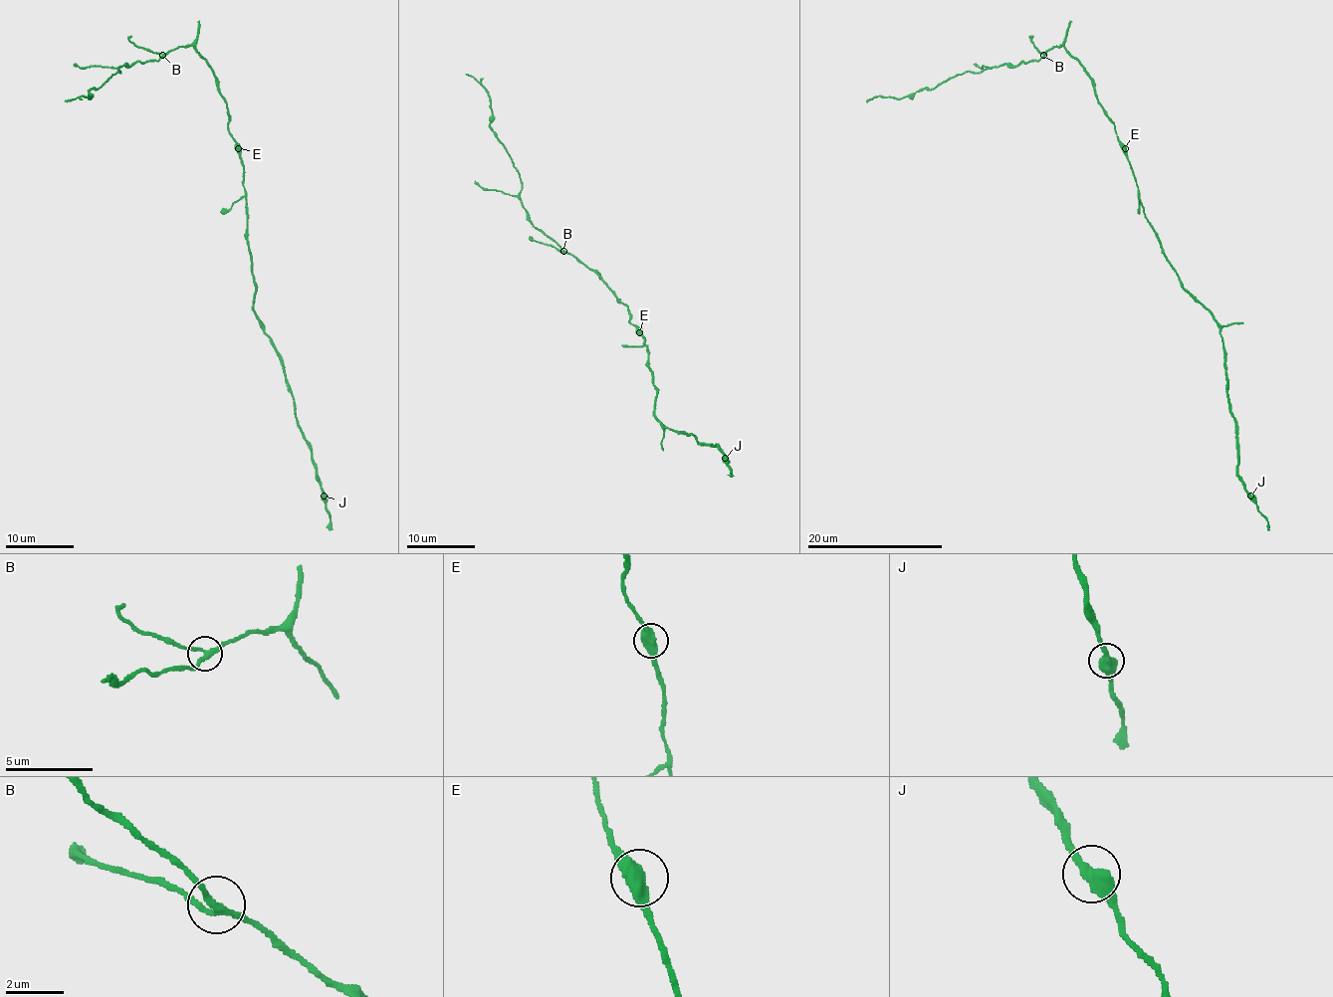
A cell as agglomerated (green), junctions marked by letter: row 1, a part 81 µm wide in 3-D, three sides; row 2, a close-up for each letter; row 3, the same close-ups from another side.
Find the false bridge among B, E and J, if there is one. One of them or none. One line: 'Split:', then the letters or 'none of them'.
Split: J

